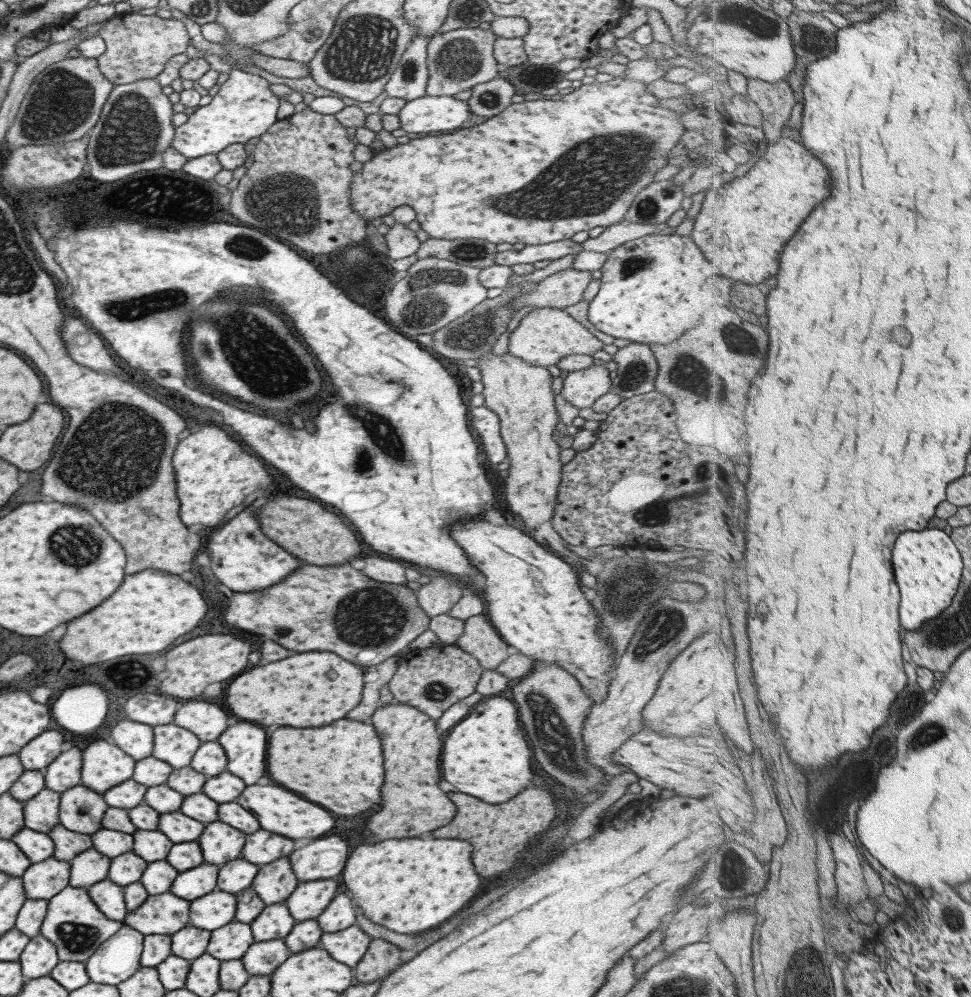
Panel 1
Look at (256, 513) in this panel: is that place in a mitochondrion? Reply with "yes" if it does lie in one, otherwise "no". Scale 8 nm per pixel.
no

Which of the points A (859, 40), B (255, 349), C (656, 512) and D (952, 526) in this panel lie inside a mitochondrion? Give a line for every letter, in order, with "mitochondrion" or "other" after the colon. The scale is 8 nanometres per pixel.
A: other
B: mitochondrion
C: other
D: other

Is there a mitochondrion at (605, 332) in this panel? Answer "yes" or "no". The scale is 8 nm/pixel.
no

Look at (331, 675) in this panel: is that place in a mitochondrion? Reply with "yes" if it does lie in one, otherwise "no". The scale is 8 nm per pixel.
no

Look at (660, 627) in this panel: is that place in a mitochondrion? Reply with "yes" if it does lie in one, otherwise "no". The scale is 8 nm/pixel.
yes

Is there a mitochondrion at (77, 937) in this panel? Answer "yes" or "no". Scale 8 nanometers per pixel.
yes

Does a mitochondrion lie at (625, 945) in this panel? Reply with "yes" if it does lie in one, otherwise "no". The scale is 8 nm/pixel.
no

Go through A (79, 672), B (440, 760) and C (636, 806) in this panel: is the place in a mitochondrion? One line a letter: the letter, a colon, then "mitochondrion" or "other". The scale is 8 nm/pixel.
A: other
B: other
C: other

